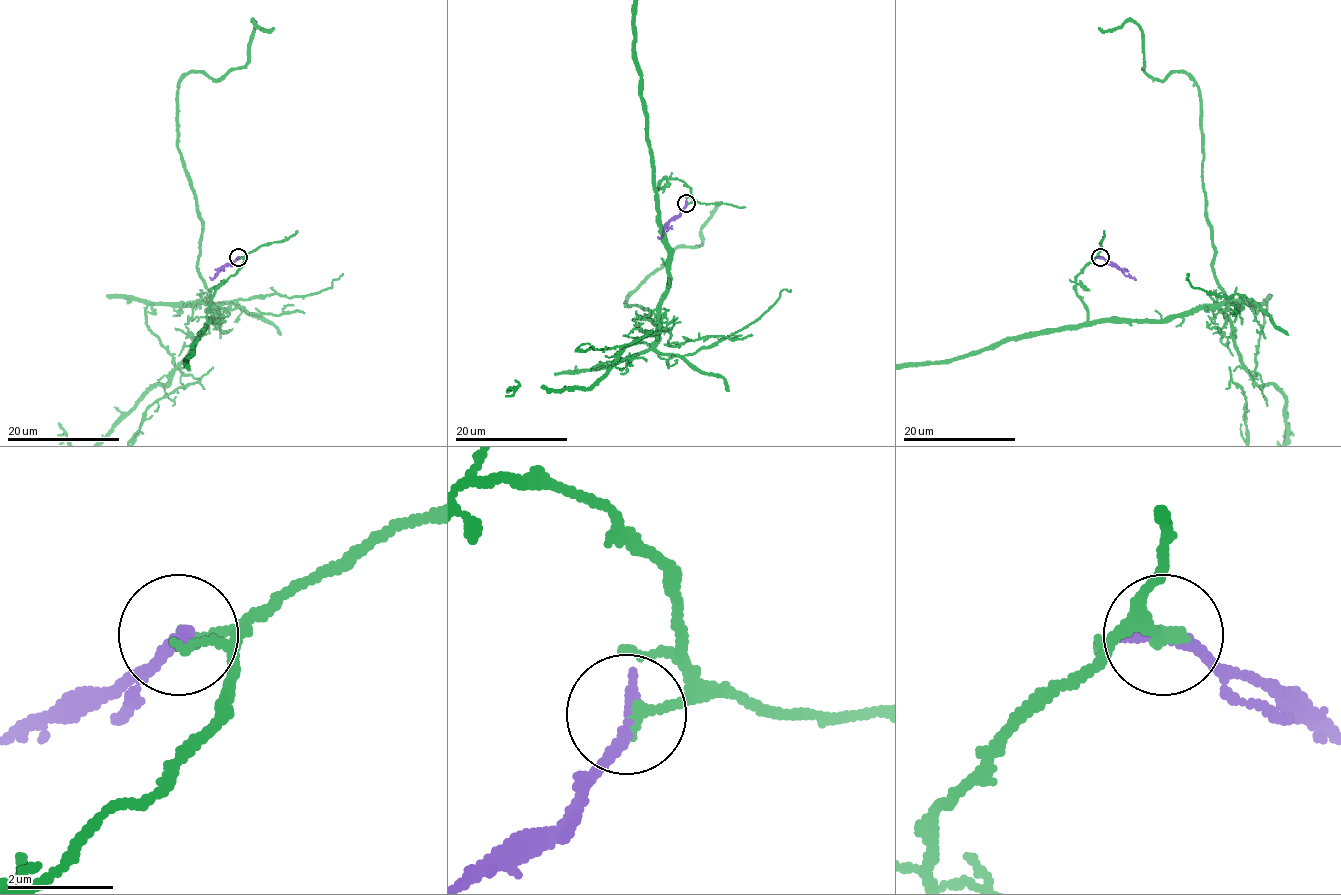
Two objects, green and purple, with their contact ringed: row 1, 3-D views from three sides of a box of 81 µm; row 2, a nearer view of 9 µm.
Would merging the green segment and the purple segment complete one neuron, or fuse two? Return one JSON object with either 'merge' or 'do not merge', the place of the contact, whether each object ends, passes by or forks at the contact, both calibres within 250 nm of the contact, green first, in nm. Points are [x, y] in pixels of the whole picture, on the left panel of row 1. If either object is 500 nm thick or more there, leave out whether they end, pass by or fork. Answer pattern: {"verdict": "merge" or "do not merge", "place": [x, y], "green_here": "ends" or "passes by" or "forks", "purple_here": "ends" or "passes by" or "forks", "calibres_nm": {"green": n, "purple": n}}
{"verdict": "merge", "place": [238, 257], "green_here": "ends", "purple_here": "ends", "calibres_nm": {"green": 260, "purple": 280}}

